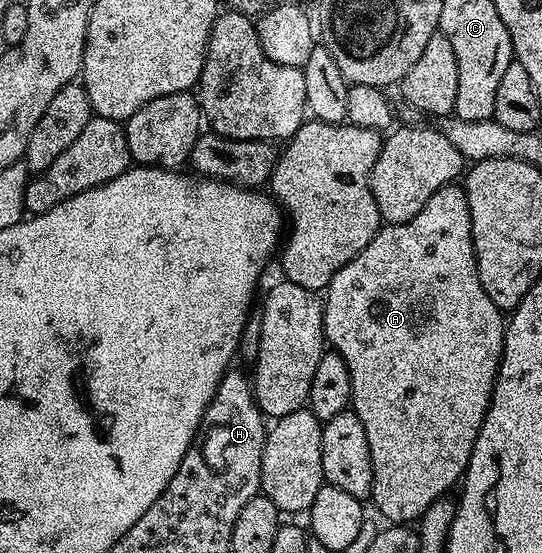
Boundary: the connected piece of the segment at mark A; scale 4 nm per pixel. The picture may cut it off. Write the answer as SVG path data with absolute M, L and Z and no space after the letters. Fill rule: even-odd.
M453 182L442 186L442 190L438 190L430 198L430 202L426 202L426 206L422 206L422 210L410 222L405 224L390 224L381 227L380 231L366 246L366 250L362 250L350 262L346 262L346 266L342 266L342 270L338 270L334 274L334 278L328 283L326 295L323 297L324 306L324 338L330 345L331 351L336 352L346 362L346 366L350 370L350 386L352 387L352 403L351 411L358 414L358 418L362 422L362 426L366 430L366 442L370 442L370 458L372 459L372 495L371 503L376 503L376 508L385 516L385 521L391 522L396 526L404 526L409 522L419 521L424 515L425 510L438 499L441 499L452 487L457 487L458 481L463 477L468 463L472 457L472 447L480 433L480 427L484 421L484 416L488 412L488 403L492 400L492 388L496 385L496 372L500 369L500 355L504 352L504 330L506 327L505 313L493 302L486 294L486 290L480 281L480 275L476 273L476 251L472 245L472 223L470 222L470 206L468 205L468 194L463 187L459 188L459 183Z

